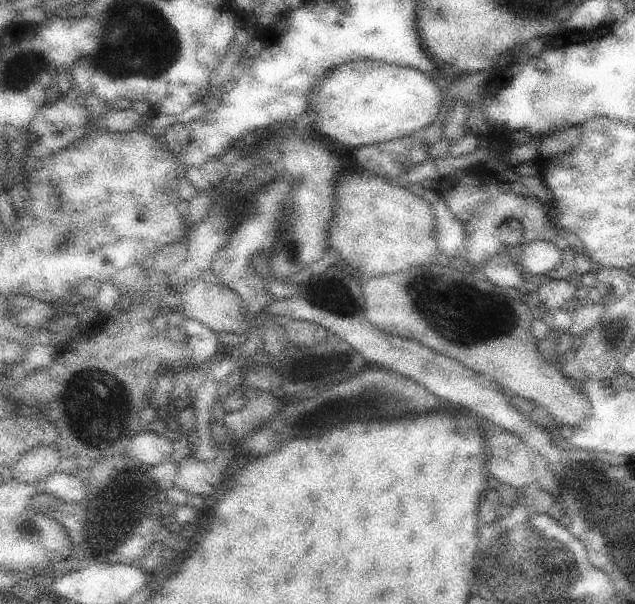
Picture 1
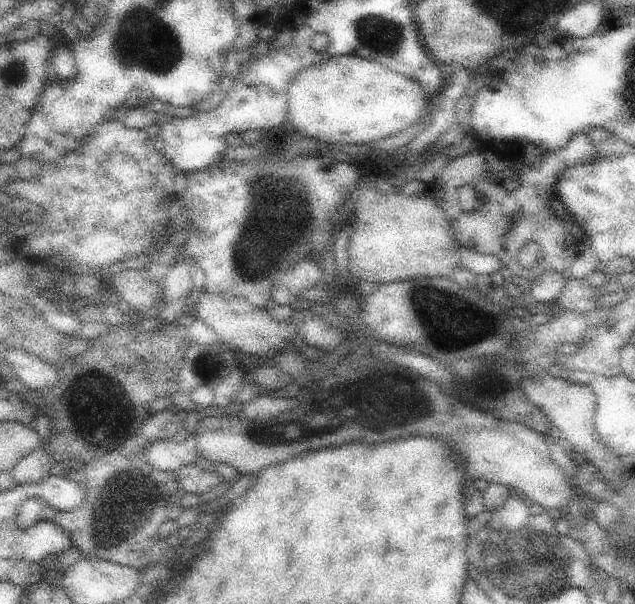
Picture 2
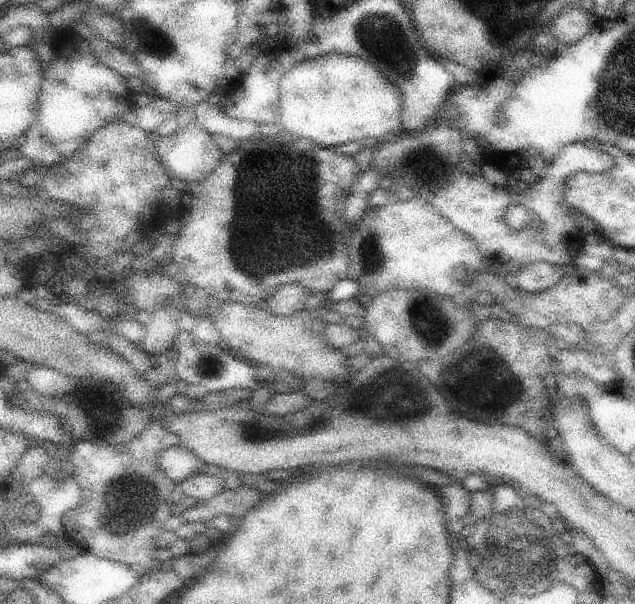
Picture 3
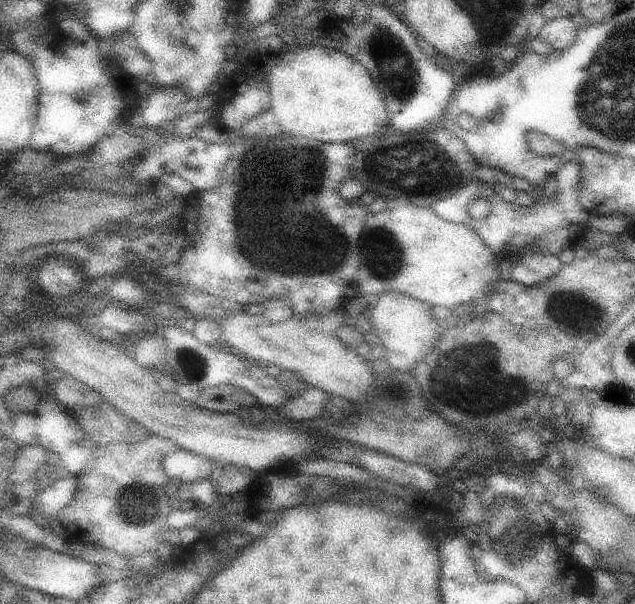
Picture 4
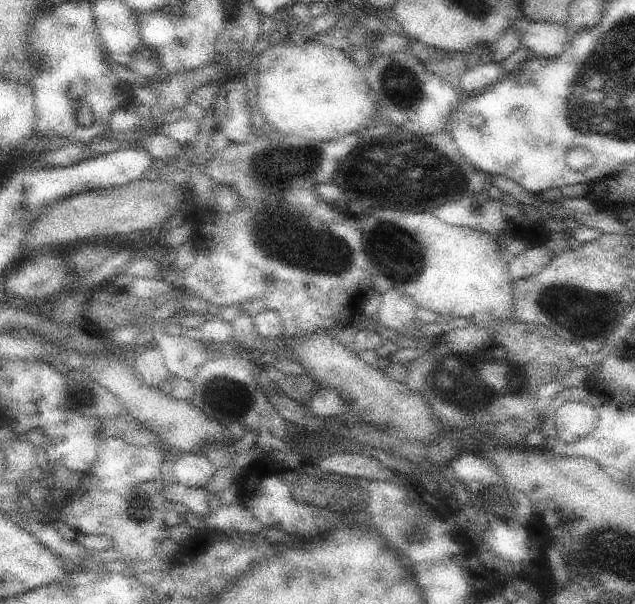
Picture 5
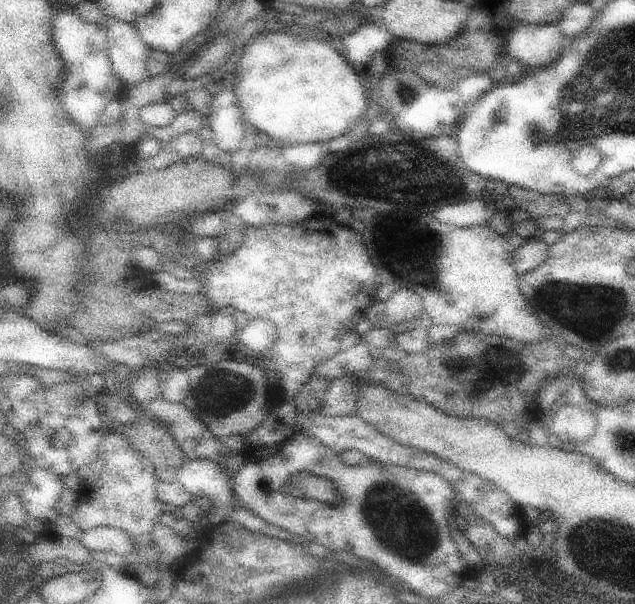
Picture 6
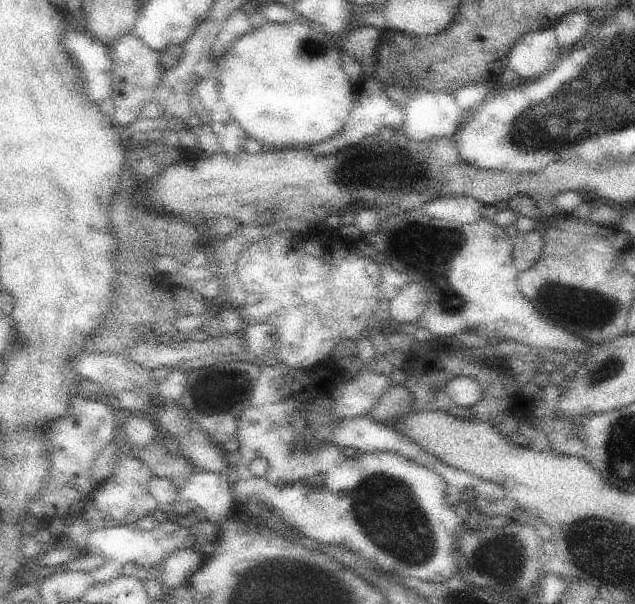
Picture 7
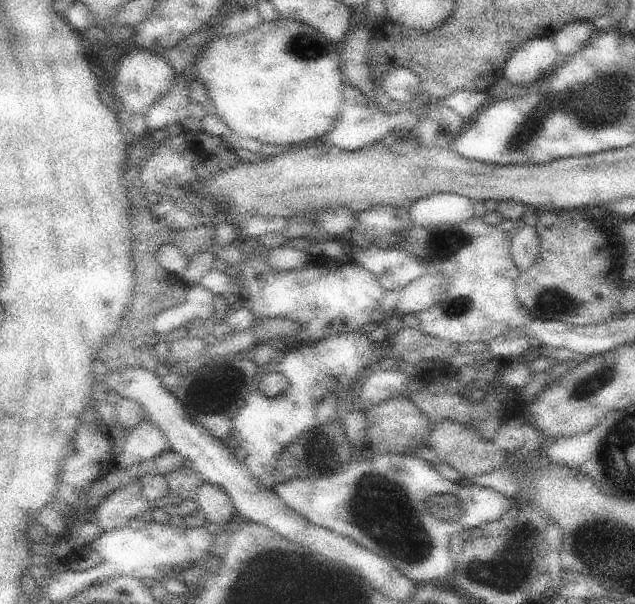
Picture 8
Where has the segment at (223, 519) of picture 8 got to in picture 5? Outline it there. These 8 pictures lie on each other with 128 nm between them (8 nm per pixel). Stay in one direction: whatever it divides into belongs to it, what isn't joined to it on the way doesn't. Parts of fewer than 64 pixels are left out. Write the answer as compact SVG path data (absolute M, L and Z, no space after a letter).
M182 451L176 456L172 470L178 483L206 488L212 482L217 468L201 454Z

